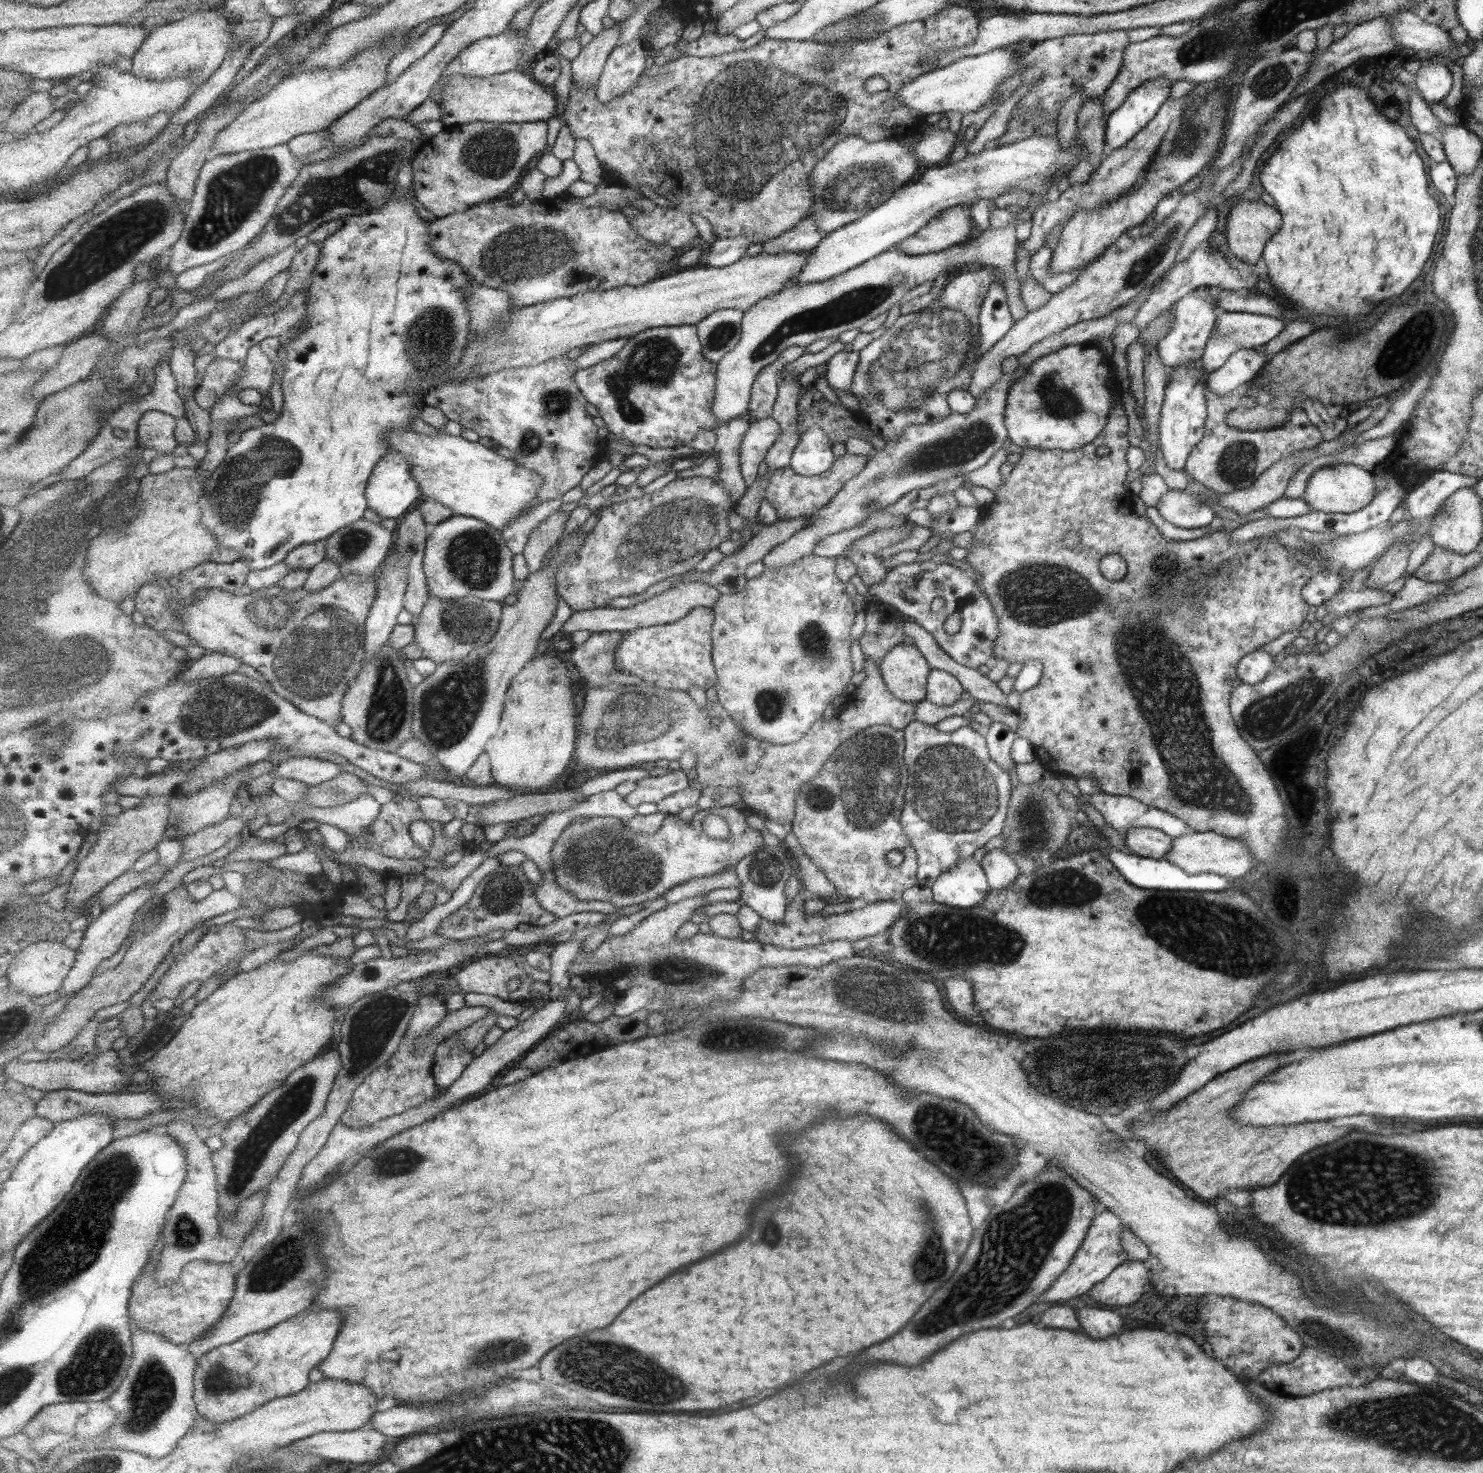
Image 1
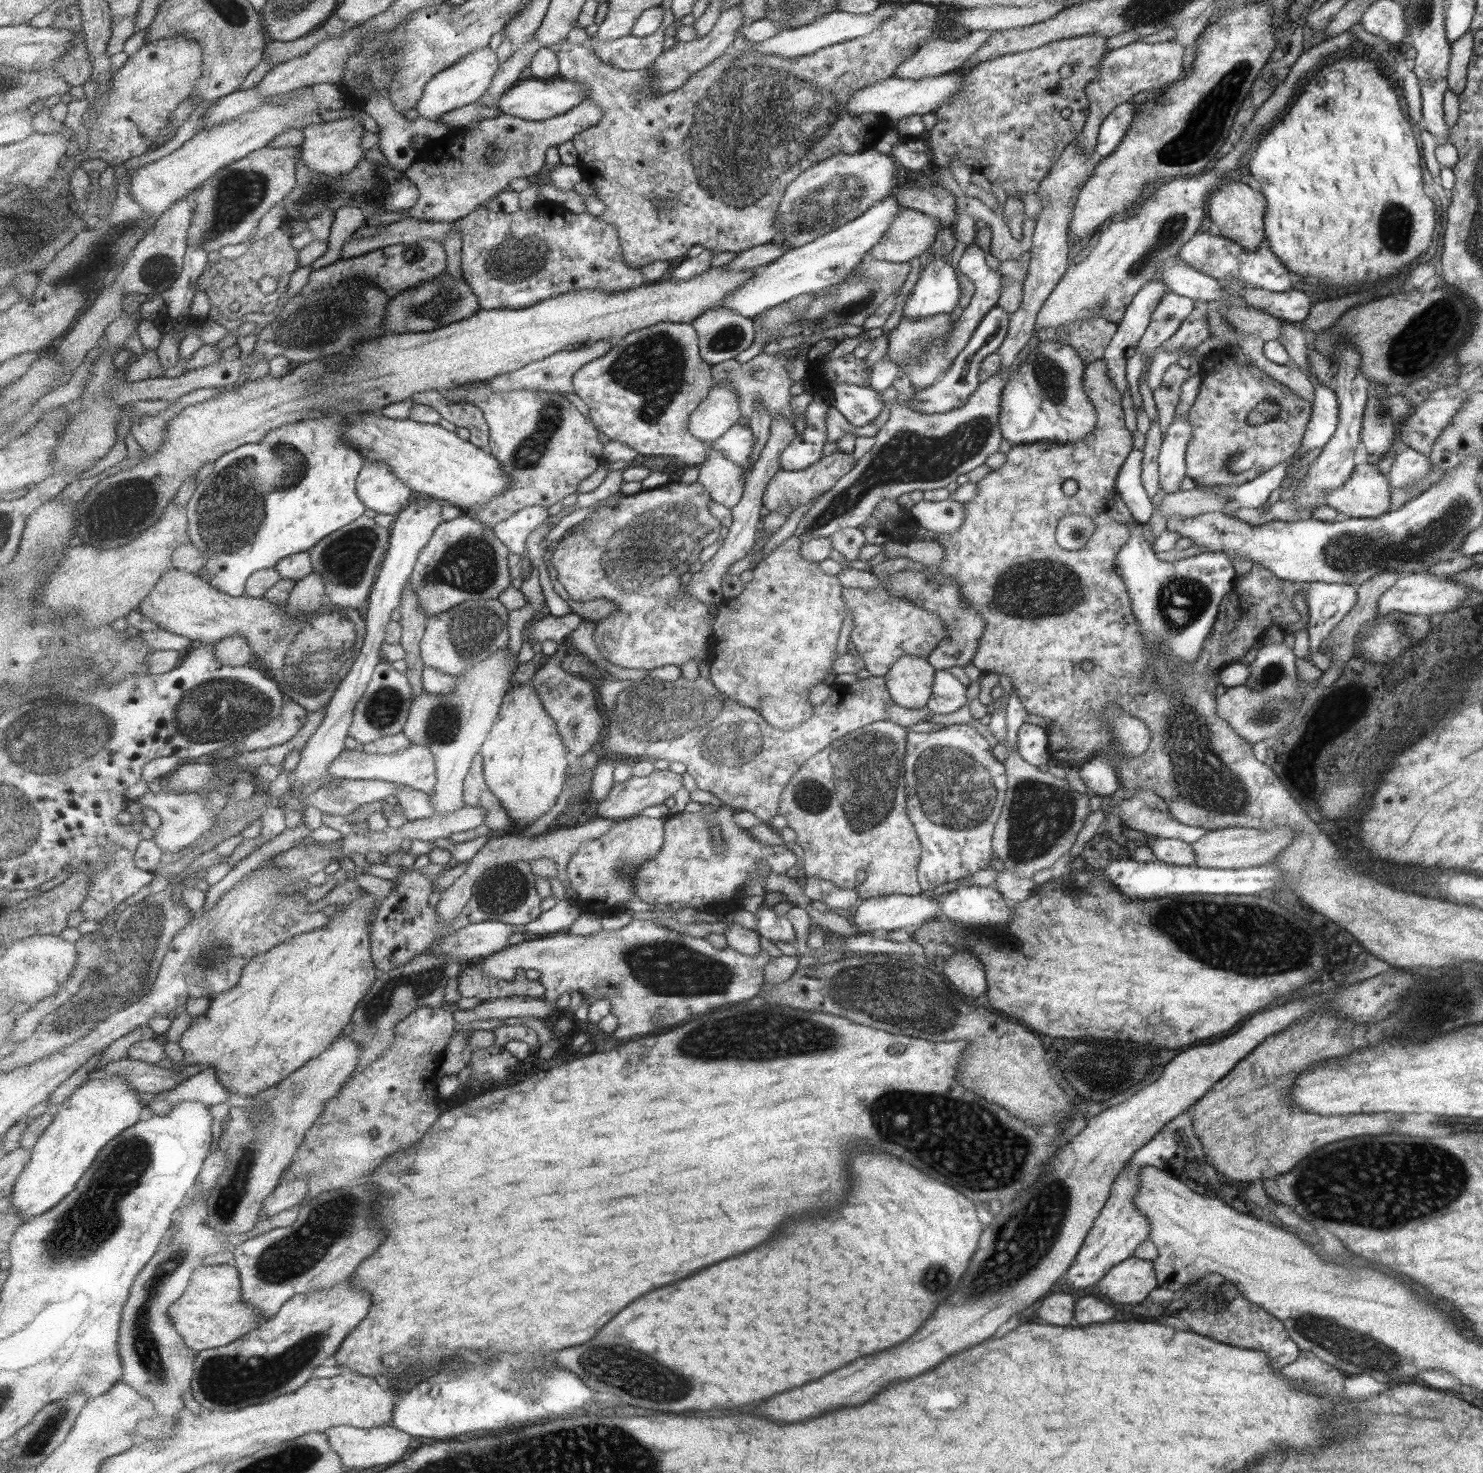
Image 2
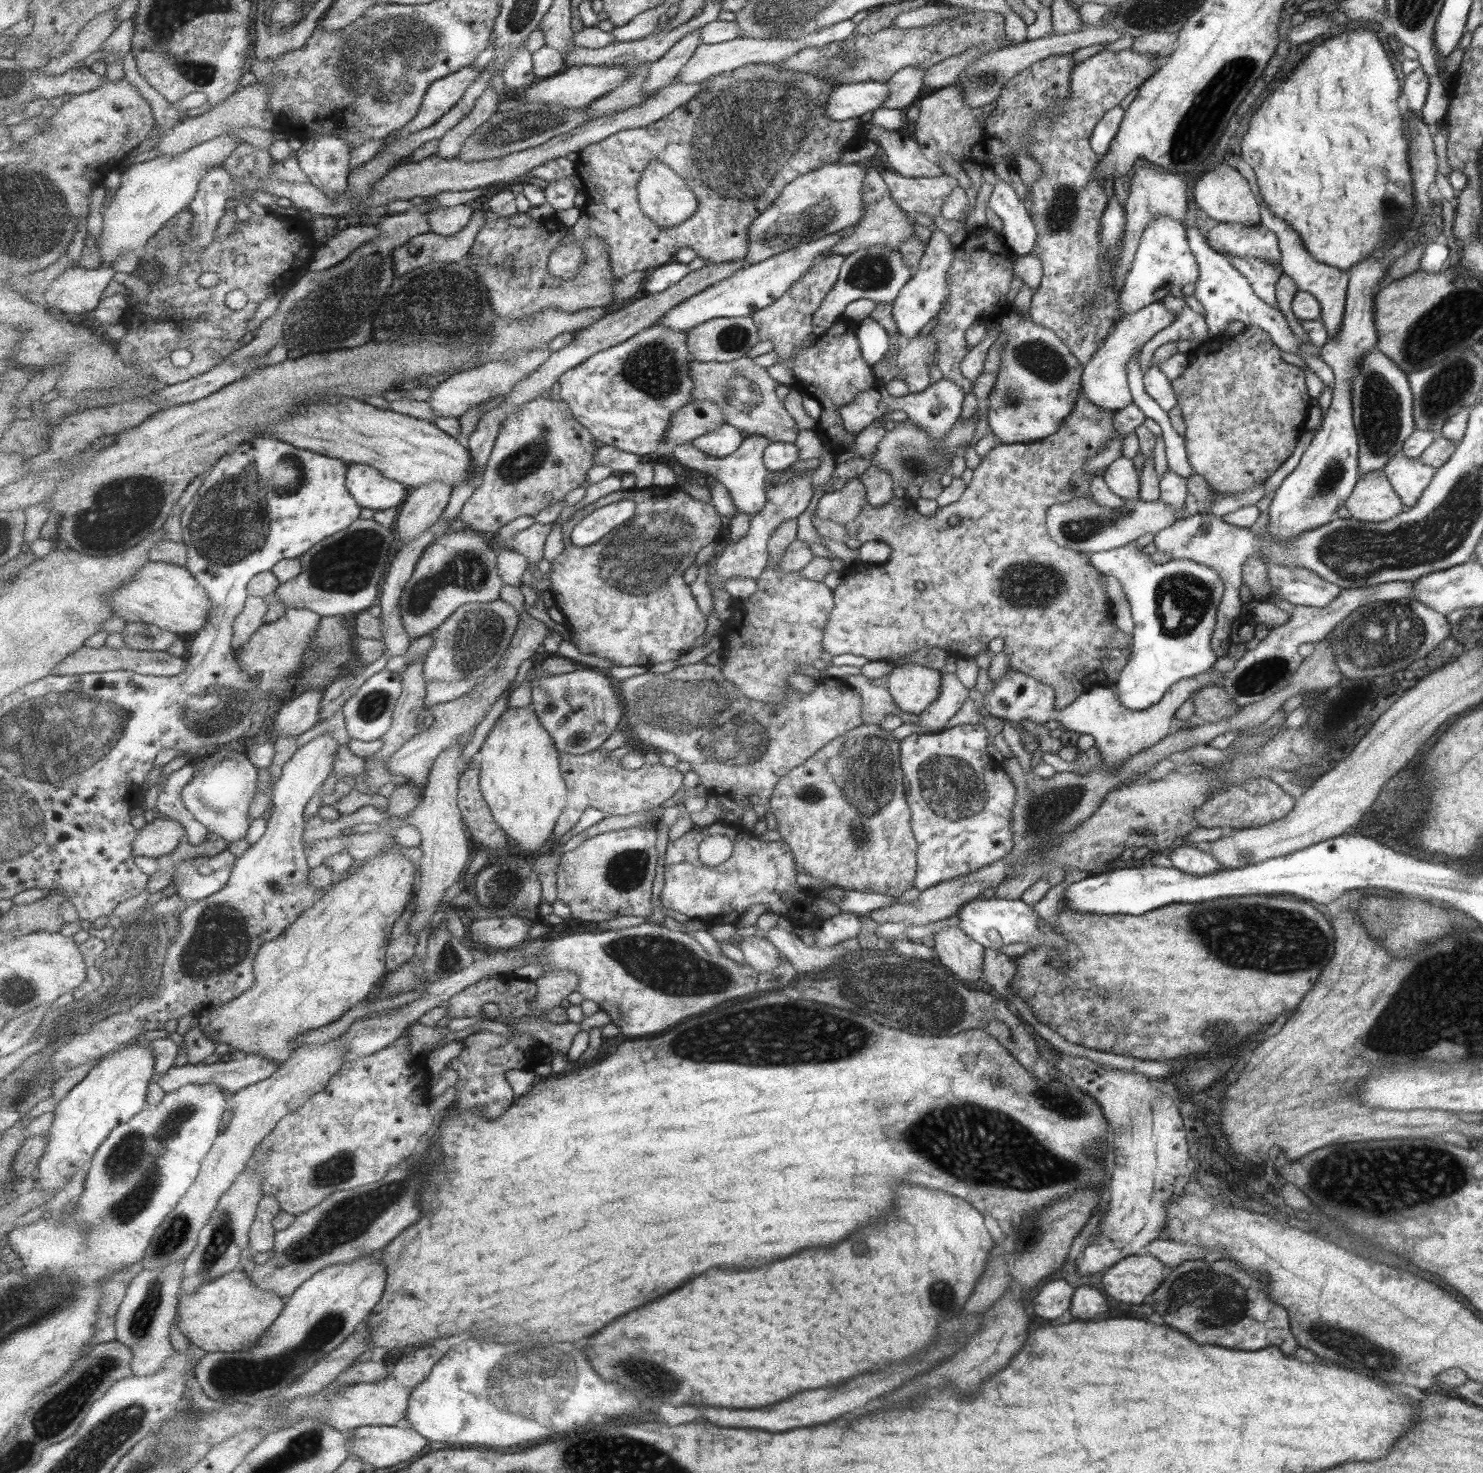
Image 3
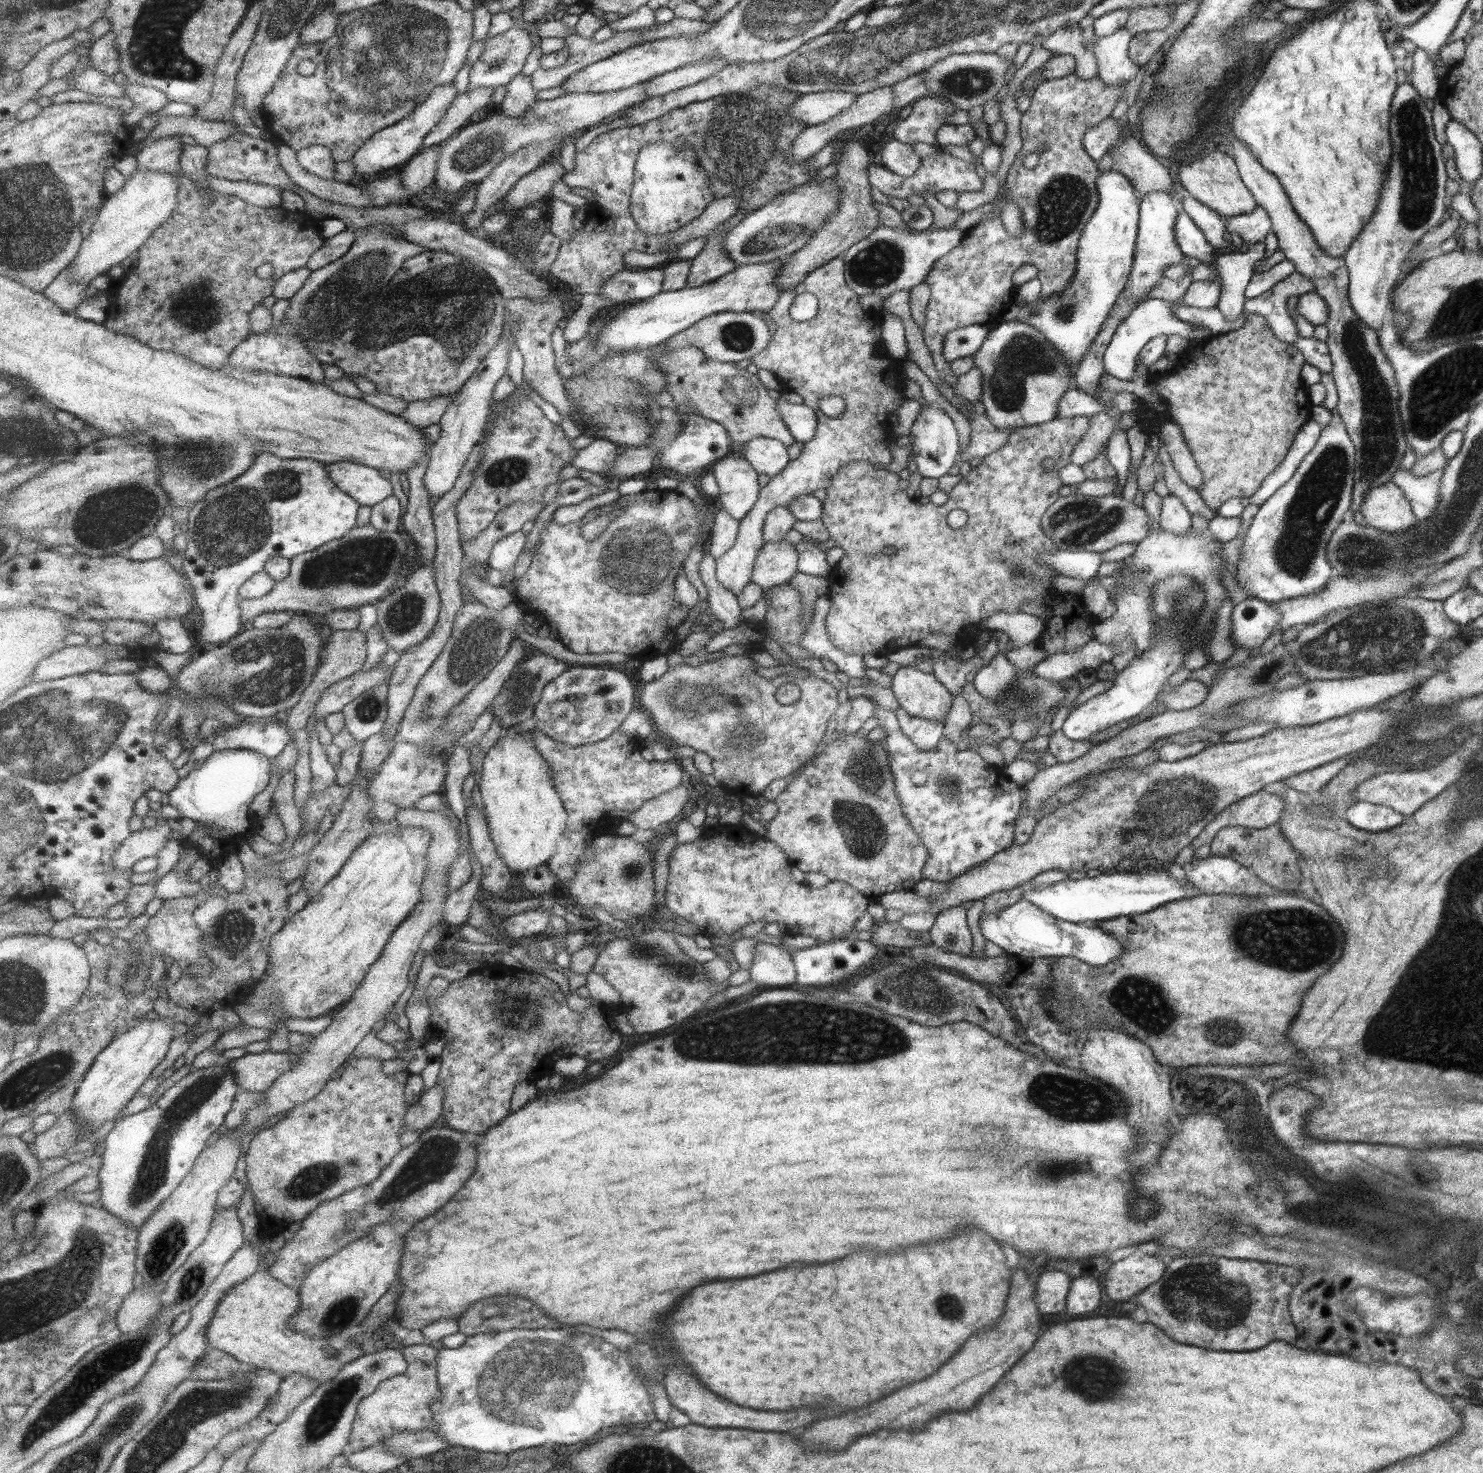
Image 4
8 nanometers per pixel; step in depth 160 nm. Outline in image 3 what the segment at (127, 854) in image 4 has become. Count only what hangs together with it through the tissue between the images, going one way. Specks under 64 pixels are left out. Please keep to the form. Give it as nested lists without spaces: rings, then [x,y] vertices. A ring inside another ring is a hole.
[[[154,818],[152,823],[140,830],[138,839],[134,840],[134,855],[151,858],[167,856],[177,850],[177,846],[186,836],[187,830],[175,818]]]

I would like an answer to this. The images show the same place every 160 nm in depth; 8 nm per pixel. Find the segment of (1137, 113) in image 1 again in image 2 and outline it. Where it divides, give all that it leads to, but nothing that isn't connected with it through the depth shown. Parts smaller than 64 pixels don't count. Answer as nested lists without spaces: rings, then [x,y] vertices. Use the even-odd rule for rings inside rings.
[[[1129,101],[1118,104],[1098,128],[1098,144],[1092,150],[1092,154],[1098,160],[1109,156],[1122,141],[1134,118],[1136,106]]]

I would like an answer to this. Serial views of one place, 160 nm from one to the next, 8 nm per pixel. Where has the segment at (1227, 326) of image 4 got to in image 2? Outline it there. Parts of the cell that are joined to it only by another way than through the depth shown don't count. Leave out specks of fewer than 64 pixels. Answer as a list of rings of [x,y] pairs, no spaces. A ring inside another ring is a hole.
[[[1153,279],[1151,282],[1144,284],[1134,298],[1131,299],[1130,306],[1128,306],[1126,312],[1124,312],[1122,322],[1118,324],[1118,330],[1116,331],[1114,338],[1111,339],[1110,344],[1108,344],[1108,347],[1106,348],[1106,352],[1102,355],[1101,359],[1106,362],[1108,375],[1110,376],[1114,387],[1119,392],[1124,391],[1124,388],[1127,387],[1126,378],[1124,377],[1126,360],[1134,354],[1135,347],[1141,336],[1143,336],[1144,330],[1147,328],[1151,313],[1155,310],[1159,301],[1167,292],[1167,285],[1161,279]]]

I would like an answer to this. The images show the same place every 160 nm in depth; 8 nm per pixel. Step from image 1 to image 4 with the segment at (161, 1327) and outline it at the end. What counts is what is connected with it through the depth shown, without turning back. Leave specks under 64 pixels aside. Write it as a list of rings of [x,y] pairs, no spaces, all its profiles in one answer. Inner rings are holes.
[[[259,1269],[253,1276],[250,1276],[247,1280],[244,1280],[241,1284],[235,1285],[231,1287],[223,1298],[220,1298],[218,1302],[218,1307],[216,1308],[215,1314],[213,1314],[213,1318],[207,1327],[207,1340],[208,1344],[226,1352],[227,1354],[235,1357],[237,1361],[243,1362],[244,1364],[249,1365],[251,1368],[263,1370],[263,1371],[272,1371],[284,1377],[293,1376],[293,1374],[297,1374],[297,1376],[307,1376],[307,1378],[311,1378],[311,1380],[315,1380],[317,1384],[323,1386],[325,1382],[329,1382],[329,1380],[333,1380],[347,1364],[351,1364],[351,1361],[359,1360],[359,1358],[365,1356],[363,1355],[363,1350],[361,1349],[361,1344],[356,1344],[356,1342],[352,1342],[353,1331],[348,1332],[346,1334],[340,1336],[333,1336],[331,1338],[309,1338],[305,1336],[302,1332],[296,1332],[294,1328],[290,1328],[290,1318],[300,1311],[301,1308],[301,1297],[300,1291],[295,1288],[291,1288],[289,1285],[277,1280],[269,1269]]]

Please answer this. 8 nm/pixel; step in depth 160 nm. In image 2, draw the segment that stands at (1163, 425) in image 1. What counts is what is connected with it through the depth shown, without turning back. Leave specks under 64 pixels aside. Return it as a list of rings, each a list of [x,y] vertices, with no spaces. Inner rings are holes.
[[[1178,416],[1172,418],[1171,424],[1165,430],[1158,454],[1158,486],[1167,493],[1179,490],[1179,482],[1186,476],[1186,447],[1192,438],[1191,431],[1193,428],[1189,424],[1189,419]]]

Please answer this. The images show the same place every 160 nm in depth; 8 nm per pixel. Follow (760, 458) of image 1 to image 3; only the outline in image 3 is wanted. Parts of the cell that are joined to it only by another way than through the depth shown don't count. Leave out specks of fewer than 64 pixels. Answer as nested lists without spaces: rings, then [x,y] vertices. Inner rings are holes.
[[[726,423],[723,427],[695,439],[691,444],[697,445],[701,451],[715,458],[725,459],[741,448],[745,437],[739,428]]]

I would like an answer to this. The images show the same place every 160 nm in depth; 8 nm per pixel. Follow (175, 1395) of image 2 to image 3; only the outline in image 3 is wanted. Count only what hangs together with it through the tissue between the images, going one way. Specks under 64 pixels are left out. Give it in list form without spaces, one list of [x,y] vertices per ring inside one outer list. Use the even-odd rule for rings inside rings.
[[[186,1259],[170,1263],[164,1269],[141,1268],[127,1289],[126,1298],[121,1303],[116,1319],[117,1341],[131,1348],[131,1369],[135,1376],[161,1373],[165,1369],[165,1363],[176,1353],[171,1344],[171,1328],[178,1318],[180,1300],[177,1296],[183,1293]]]

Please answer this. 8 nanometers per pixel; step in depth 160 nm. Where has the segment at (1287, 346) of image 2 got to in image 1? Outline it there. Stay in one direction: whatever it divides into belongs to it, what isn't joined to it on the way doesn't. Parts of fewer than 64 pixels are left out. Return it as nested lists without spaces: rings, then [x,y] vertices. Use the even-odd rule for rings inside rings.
[[[1224,311],[1217,315],[1214,329],[1210,333],[1207,342],[1205,343],[1202,355],[1200,356],[1200,363],[1204,368],[1205,373],[1217,370],[1227,359],[1231,353],[1239,348],[1256,348],[1263,346],[1272,338],[1275,338],[1281,330],[1283,330],[1283,323],[1275,317],[1263,316],[1258,314],[1247,314],[1238,312]]]

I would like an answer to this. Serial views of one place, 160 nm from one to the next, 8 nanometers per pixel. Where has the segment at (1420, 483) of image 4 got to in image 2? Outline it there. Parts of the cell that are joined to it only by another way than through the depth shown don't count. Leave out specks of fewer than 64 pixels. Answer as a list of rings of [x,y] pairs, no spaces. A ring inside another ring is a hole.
[[[1410,448],[1393,455],[1391,458],[1391,469],[1389,469],[1388,474],[1390,476],[1390,490],[1401,488],[1406,484],[1415,484],[1415,480],[1425,476],[1427,471],[1432,468],[1429,467],[1428,460],[1420,452],[1415,452]]]

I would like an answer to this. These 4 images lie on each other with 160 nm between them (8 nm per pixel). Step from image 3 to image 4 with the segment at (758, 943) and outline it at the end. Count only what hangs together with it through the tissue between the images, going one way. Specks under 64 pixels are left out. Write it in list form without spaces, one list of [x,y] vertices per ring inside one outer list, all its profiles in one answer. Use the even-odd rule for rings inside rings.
[[[757,944],[753,967],[749,971],[751,980],[759,985],[771,989],[795,987],[791,954],[773,944]]]

